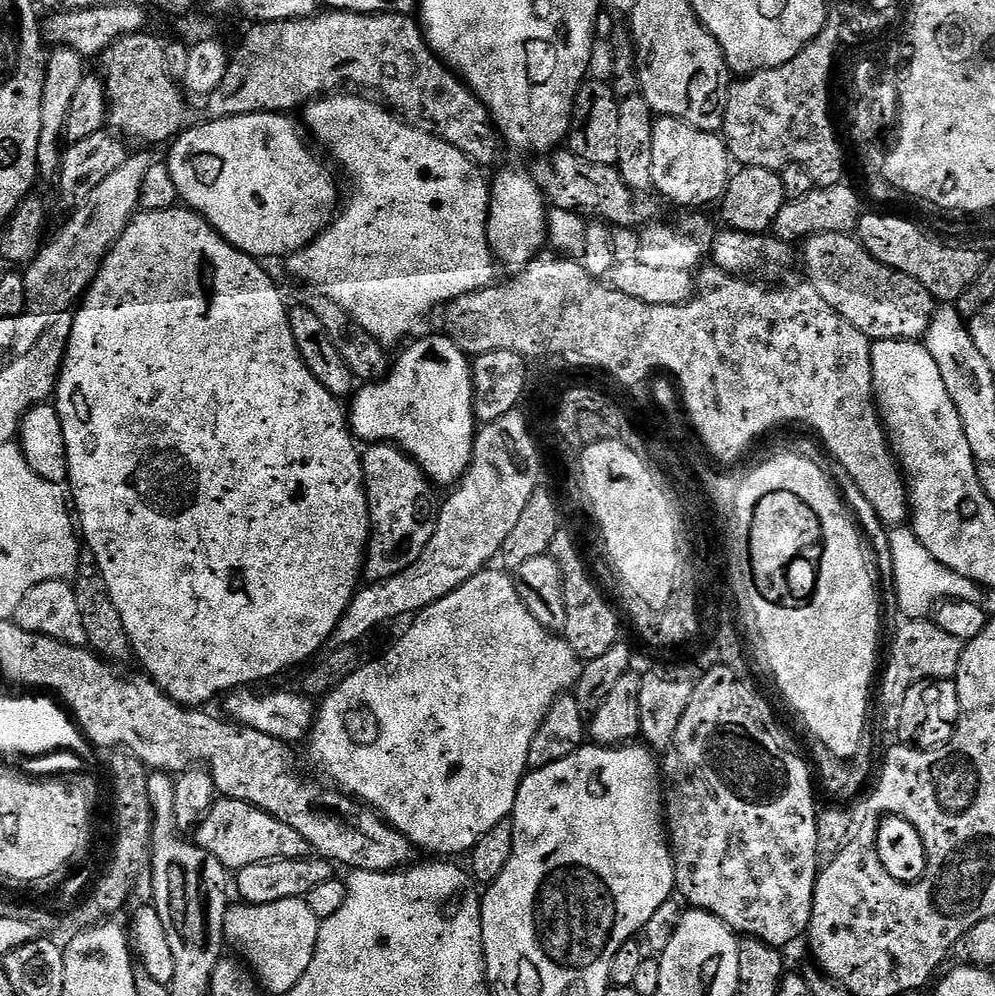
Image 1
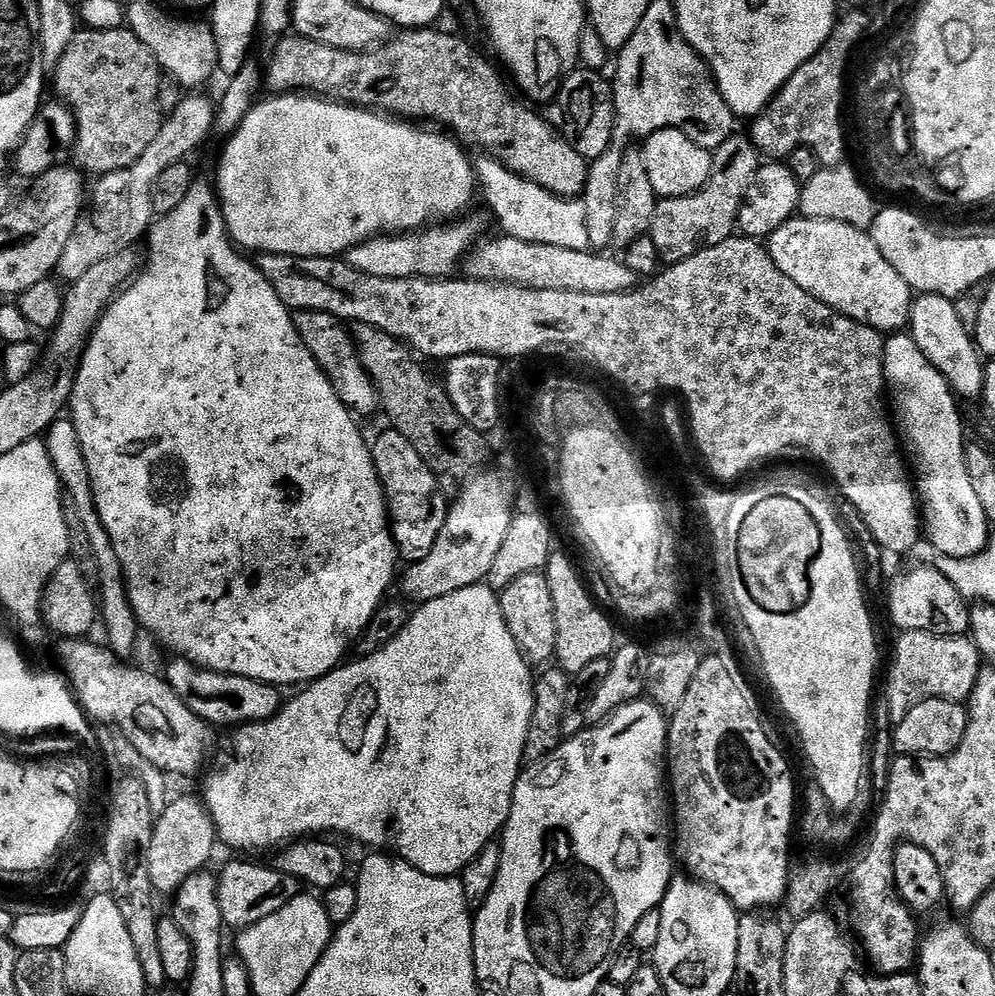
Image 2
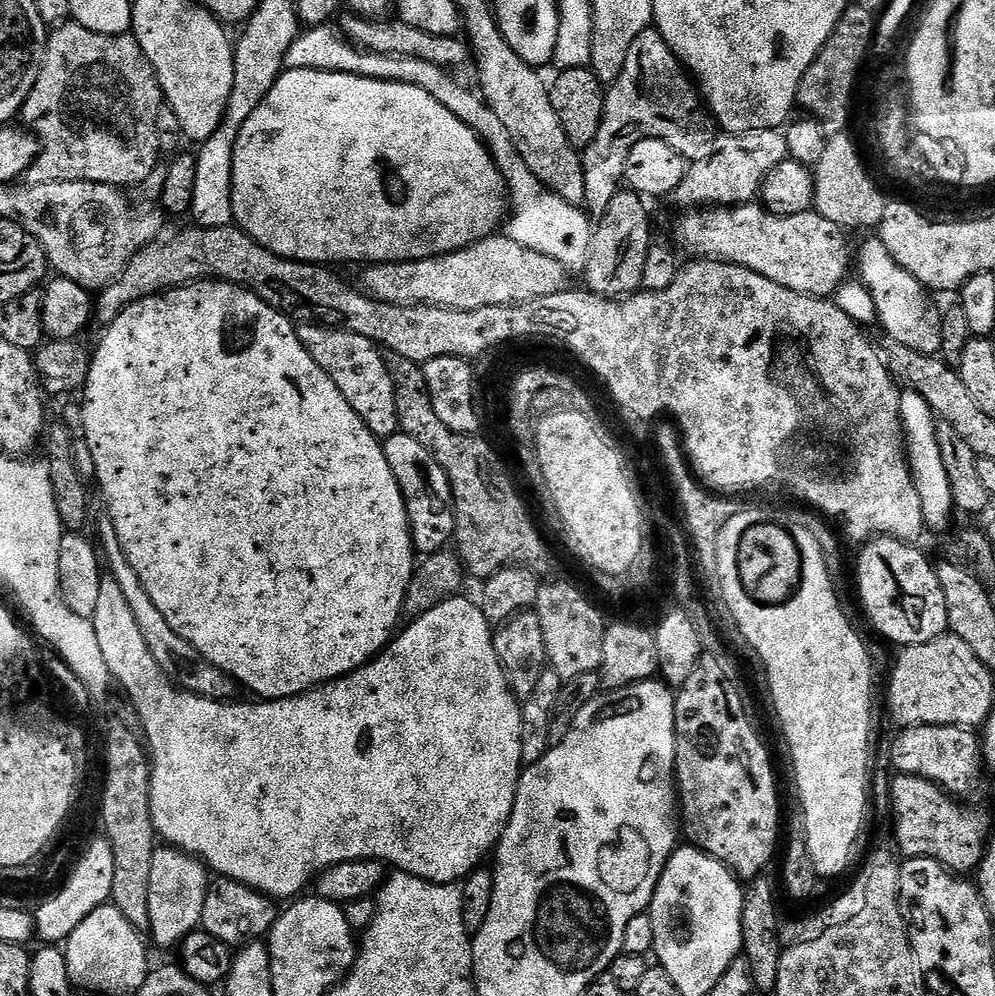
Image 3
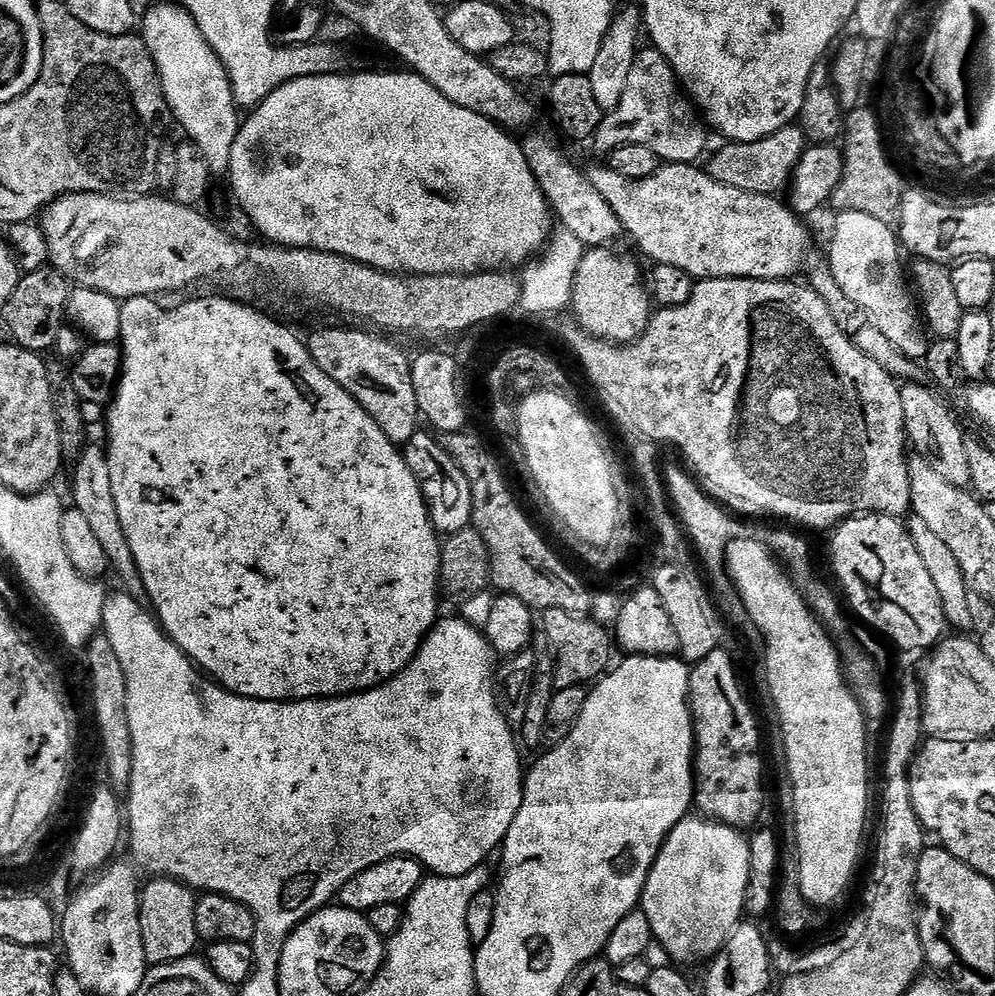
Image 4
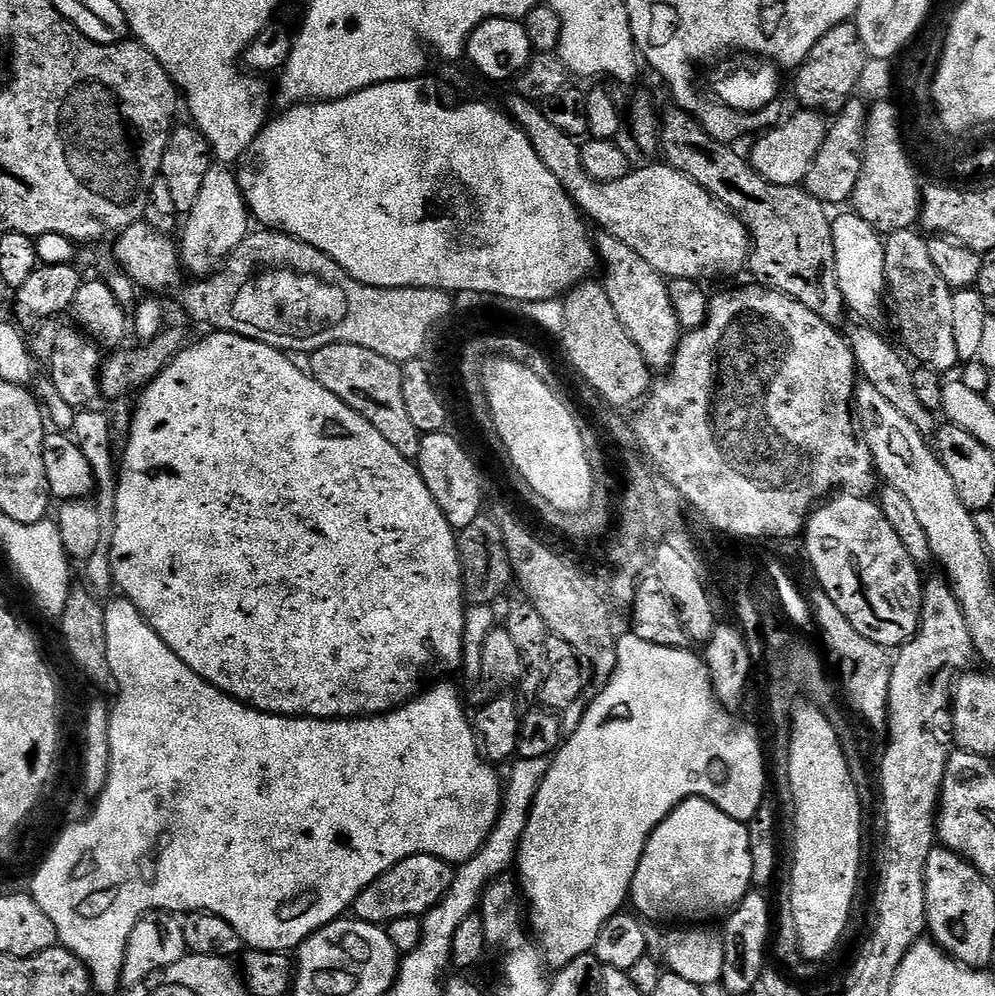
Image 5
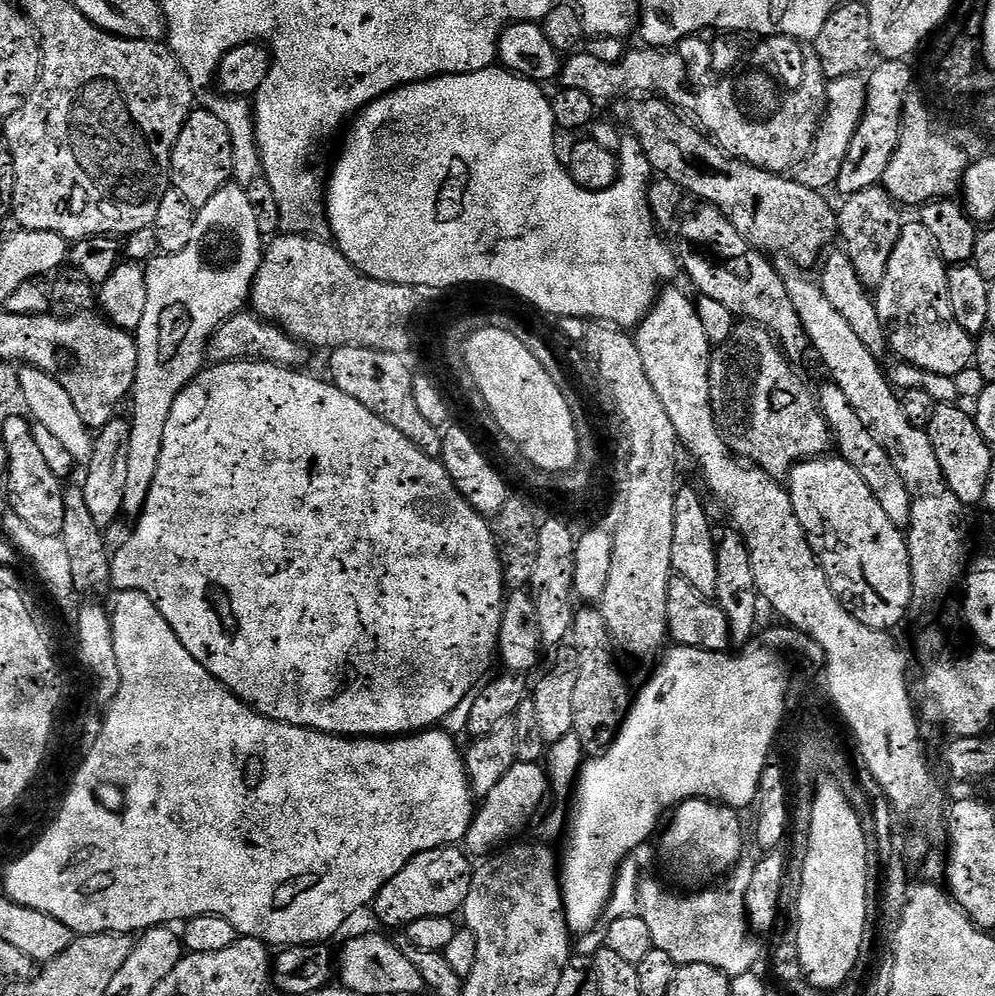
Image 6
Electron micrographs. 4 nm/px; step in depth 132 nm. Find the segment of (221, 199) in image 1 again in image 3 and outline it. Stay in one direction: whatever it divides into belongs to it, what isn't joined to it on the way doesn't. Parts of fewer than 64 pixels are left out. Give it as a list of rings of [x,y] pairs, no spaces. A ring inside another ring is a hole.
[[[287,69],[280,73],[270,94],[266,94],[258,110],[250,114],[238,134],[232,163],[232,214],[235,223],[246,235],[266,246],[276,256],[325,266],[340,266],[336,264],[344,264],[347,260],[353,260],[359,266],[371,266],[401,264],[407,260],[425,260],[431,256],[450,254],[488,236],[497,235],[509,215],[509,197],[504,177],[479,134],[461,118],[456,118],[426,90],[402,81],[376,80],[352,73]]]

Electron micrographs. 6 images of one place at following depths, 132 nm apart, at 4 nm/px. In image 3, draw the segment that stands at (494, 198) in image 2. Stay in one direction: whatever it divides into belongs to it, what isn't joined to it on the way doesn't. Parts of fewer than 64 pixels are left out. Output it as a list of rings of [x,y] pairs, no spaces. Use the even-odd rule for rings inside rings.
[[[315,25],[301,31],[296,37],[295,42],[290,46],[290,50],[284,56],[285,67],[287,69],[312,69],[319,72],[332,73],[352,73],[355,76],[374,77],[376,80],[402,81],[404,84],[412,84],[424,89],[428,94],[442,105],[446,106],[456,118],[461,118],[462,122],[474,129],[479,134],[481,140],[488,147],[488,152],[495,160],[508,187],[509,197],[509,215],[507,217],[504,234],[519,245],[526,246],[527,249],[536,250],[540,254],[546,254],[547,257],[555,258],[562,262],[569,273],[580,274],[586,266],[590,252],[590,242],[594,231],[593,223],[588,214],[577,205],[566,202],[560,195],[554,194],[546,187],[539,178],[537,178],[522,159],[518,148],[513,140],[510,130],[499,120],[498,114],[490,109],[485,103],[483,97],[464,86],[462,86],[454,77],[451,71],[438,67],[432,62],[425,62],[422,59],[411,58],[410,55],[379,55],[377,52],[366,52],[357,48],[345,39],[343,32],[333,25]]]

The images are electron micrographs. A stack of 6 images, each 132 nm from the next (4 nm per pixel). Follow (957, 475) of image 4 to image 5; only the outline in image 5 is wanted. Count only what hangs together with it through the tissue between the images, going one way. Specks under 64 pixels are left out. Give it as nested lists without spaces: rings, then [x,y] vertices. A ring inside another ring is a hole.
[[[860,327],[864,328],[856,328],[853,330],[852,336],[850,335],[852,353],[856,358],[859,375],[867,383],[873,384],[888,402],[898,410],[902,410],[902,414],[906,414],[906,418],[910,418],[910,422],[914,422],[914,426],[918,426],[920,432],[935,433],[938,423],[936,424],[935,418],[932,417],[935,416],[933,409],[929,408],[916,392],[914,368],[912,372],[911,366],[913,367],[913,365],[906,359],[905,353],[895,343],[892,345],[882,333],[875,332],[872,329],[875,327]]]

